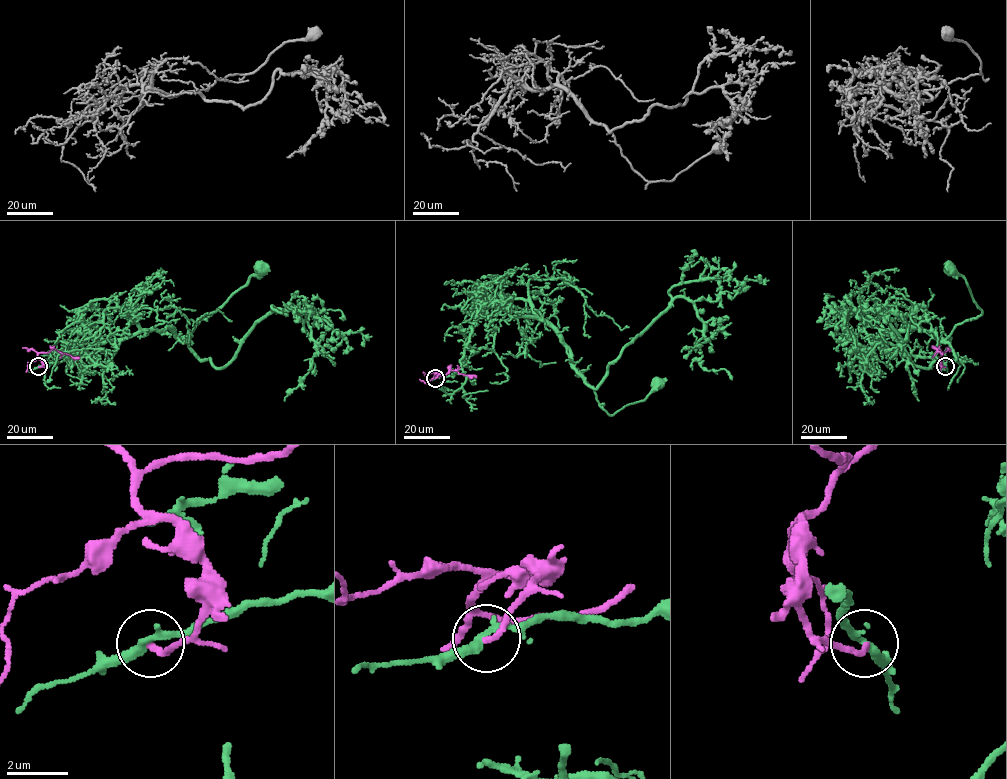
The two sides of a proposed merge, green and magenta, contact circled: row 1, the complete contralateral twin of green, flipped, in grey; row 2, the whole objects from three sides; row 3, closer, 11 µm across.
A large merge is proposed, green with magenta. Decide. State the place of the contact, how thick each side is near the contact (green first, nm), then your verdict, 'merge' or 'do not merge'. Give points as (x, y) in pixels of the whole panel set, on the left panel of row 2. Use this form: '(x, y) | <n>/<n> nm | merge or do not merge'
(38, 366) | 280/200 nm | do not merge

